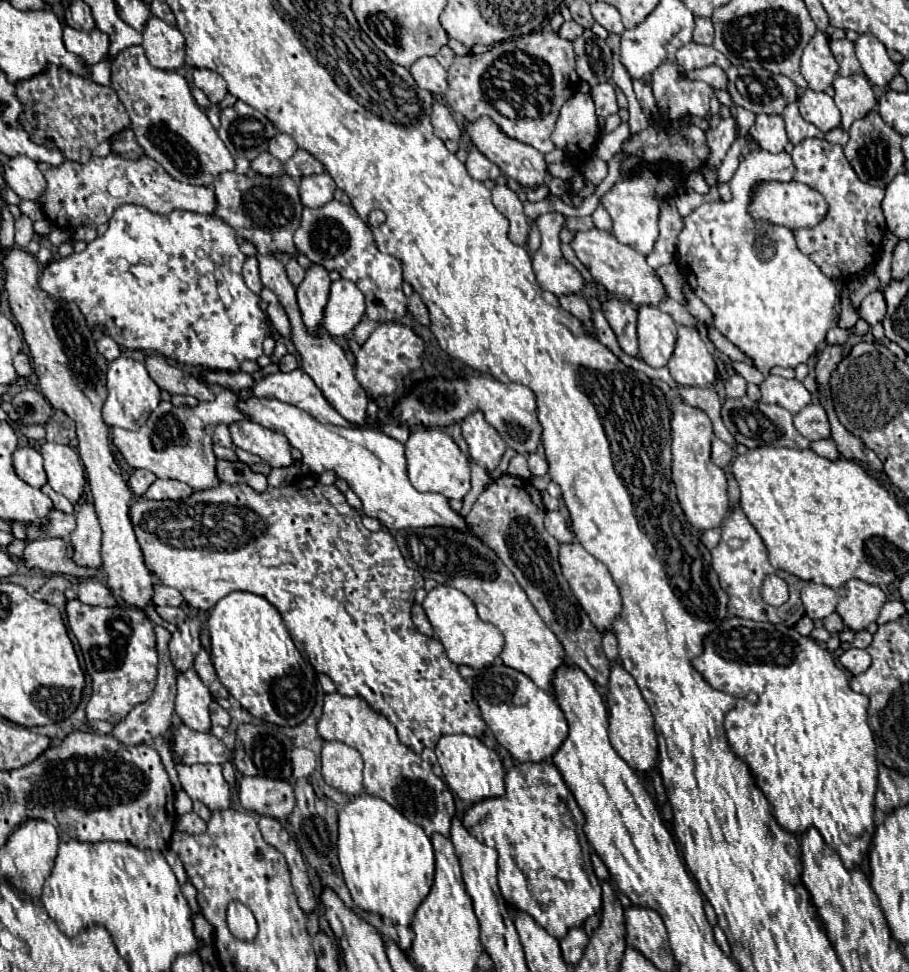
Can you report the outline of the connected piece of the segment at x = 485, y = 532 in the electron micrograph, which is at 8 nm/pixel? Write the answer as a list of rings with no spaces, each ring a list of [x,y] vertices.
[[[505,474],[479,494],[465,518],[471,532],[477,534],[489,548],[493,548],[503,564],[513,572],[543,622],[563,644],[569,662],[581,666],[581,670],[585,670],[585,674],[599,686],[607,686],[609,660],[601,650],[601,634],[591,624],[587,612],[579,606],[561,574],[561,566],[557,562],[559,542],[545,530],[543,516],[545,504],[541,494],[527,480]]]

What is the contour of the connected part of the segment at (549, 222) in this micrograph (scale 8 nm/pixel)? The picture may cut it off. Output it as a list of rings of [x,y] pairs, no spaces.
[[[545,214],[539,216],[535,224],[541,232],[541,246],[533,254],[533,270],[539,286],[555,296],[579,292],[585,286],[585,280],[575,266],[563,258],[559,248],[559,230],[565,224],[565,218],[561,214]]]

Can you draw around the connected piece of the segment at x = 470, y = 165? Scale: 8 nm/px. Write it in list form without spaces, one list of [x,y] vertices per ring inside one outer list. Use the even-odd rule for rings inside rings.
[[[471,148],[471,150],[469,150],[469,156],[467,156],[465,166],[467,166],[469,176],[475,178],[475,180],[481,180],[481,182],[487,180],[487,178],[497,180],[497,178],[501,176],[499,166],[495,166],[489,158],[485,158],[477,148]]]

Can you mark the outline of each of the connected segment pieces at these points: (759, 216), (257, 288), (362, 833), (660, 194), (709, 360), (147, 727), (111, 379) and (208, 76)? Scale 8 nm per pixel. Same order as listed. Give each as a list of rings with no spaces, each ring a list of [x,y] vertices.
[[[763,180],[757,182],[751,190],[751,202],[749,202],[749,214],[755,220],[767,220],[771,224],[779,224],[779,226],[787,226],[787,228],[811,228],[817,222],[821,222],[821,218],[825,218],[827,214],[827,202],[825,198],[821,198],[819,192],[815,192],[813,188],[801,184],[801,182],[773,182],[773,180]]]
[[[249,256],[243,264],[243,280],[245,284],[255,292],[255,294],[261,294],[263,290],[263,282],[259,278],[259,262],[255,256]]]
[[[361,794],[359,798],[347,802],[347,806],[339,814],[337,848],[339,848],[339,864],[353,902],[365,912],[375,912],[383,918],[389,918],[393,924],[409,926],[413,922],[413,914],[417,906],[429,894],[433,884],[433,874],[435,874],[433,846],[427,834],[421,830],[421,826],[411,824],[403,814],[399,814],[385,800],[371,794]]]
[[[643,162],[639,174],[631,174],[621,178],[603,198],[601,204],[609,212],[613,220],[613,236],[621,242],[637,250],[639,254],[651,254],[655,240],[659,236],[657,220],[659,220],[659,206],[665,198],[673,196],[675,188],[681,184],[681,176],[675,168],[659,168],[653,164]]]
[[[679,326],[675,352],[667,368],[681,386],[707,386],[715,380],[717,372],[711,352],[693,326]]]
[[[155,626],[155,634],[157,634],[157,652],[159,652],[159,676],[157,676],[157,684],[149,696],[147,702],[143,704],[137,704],[129,714],[127,718],[123,718],[115,730],[111,732],[119,742],[123,742],[125,746],[129,744],[151,744],[157,736],[165,736],[169,732],[169,728],[173,726],[173,708],[175,708],[175,670],[173,670],[173,664],[169,660],[169,650],[167,650],[167,642],[171,638],[171,634],[161,628],[161,626]]]
[[[119,356],[109,364],[107,388],[109,388],[109,396],[103,406],[103,420],[107,426],[119,426],[125,430],[139,430],[145,424],[147,412],[151,414],[155,402],[159,402],[159,392],[161,392],[159,386],[147,374],[145,364],[125,356]]]
[[[197,68],[193,72],[193,84],[205,92],[211,104],[219,104],[227,94],[227,82],[223,80],[223,76],[207,68]]]

